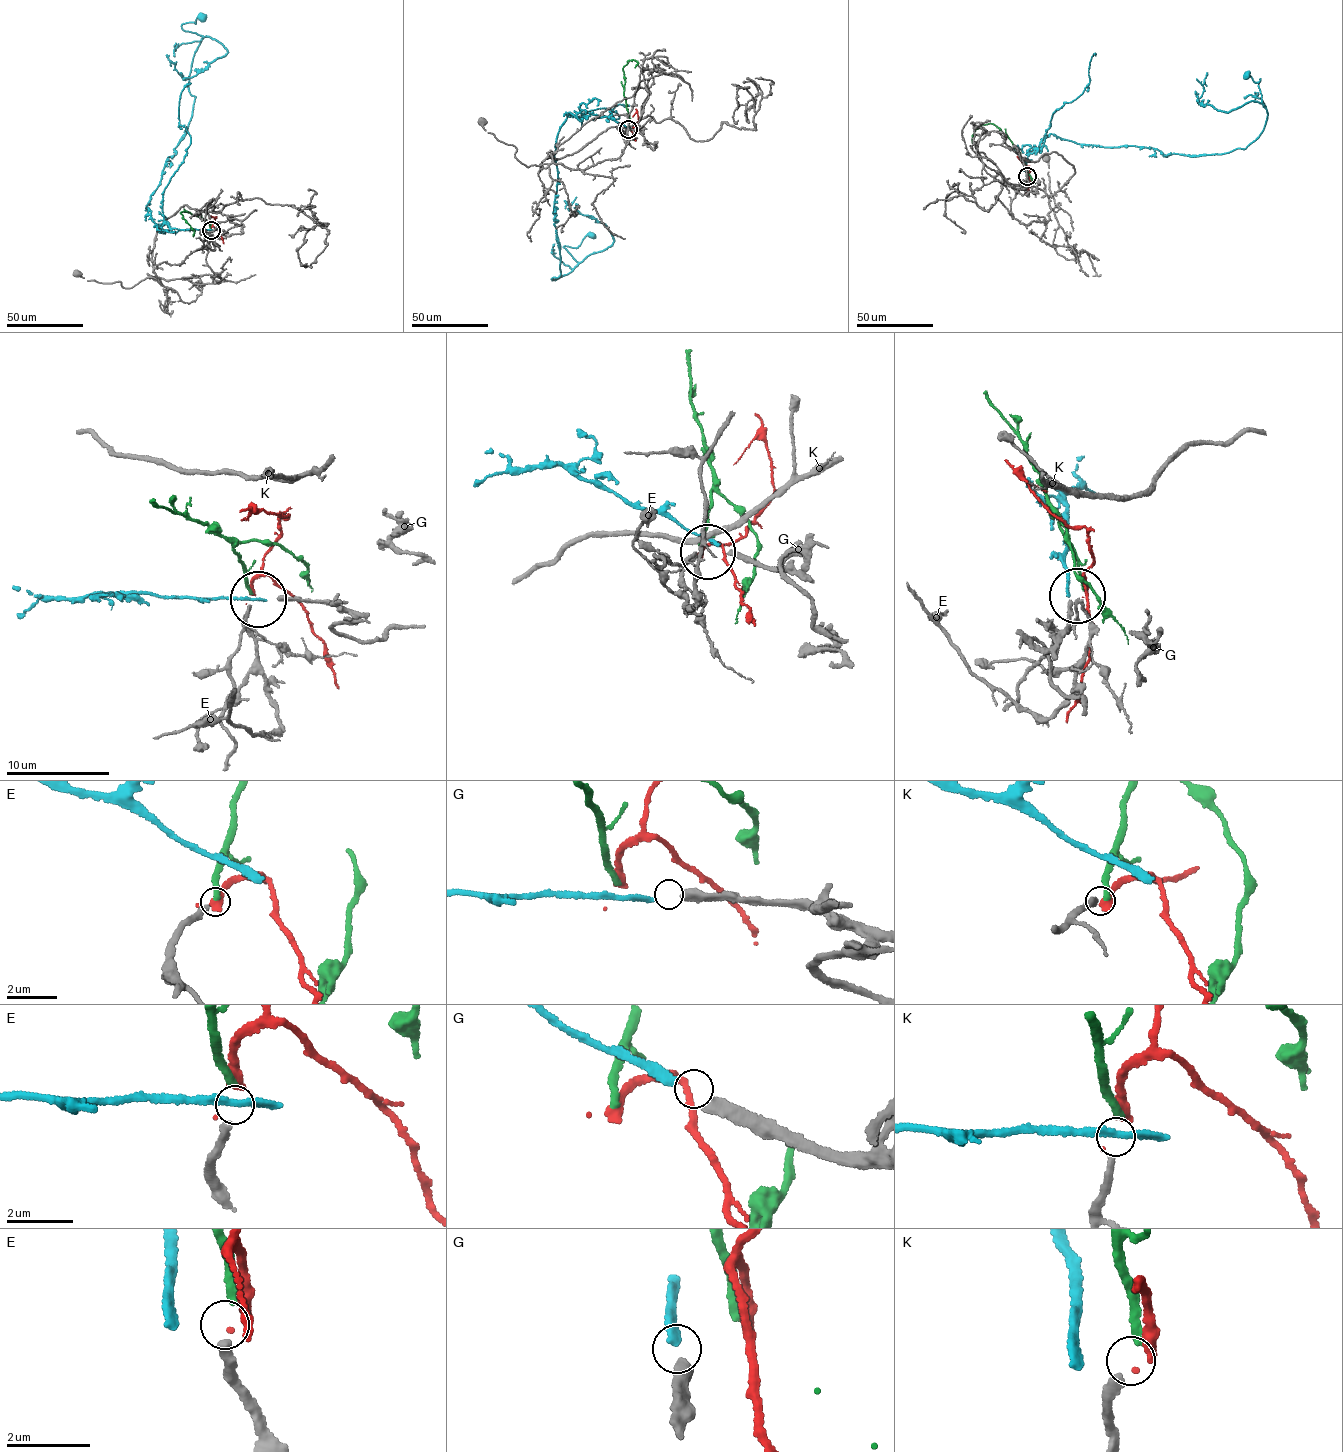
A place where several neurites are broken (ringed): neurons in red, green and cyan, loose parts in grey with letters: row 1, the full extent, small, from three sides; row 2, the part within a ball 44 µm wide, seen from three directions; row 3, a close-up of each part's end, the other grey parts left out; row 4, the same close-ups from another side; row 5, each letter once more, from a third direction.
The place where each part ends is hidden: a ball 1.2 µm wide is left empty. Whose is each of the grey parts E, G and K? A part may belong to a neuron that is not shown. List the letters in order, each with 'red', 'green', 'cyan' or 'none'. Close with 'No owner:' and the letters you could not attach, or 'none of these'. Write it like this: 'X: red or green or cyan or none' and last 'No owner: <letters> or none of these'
E: green
G: none
K: red
No owner: G

